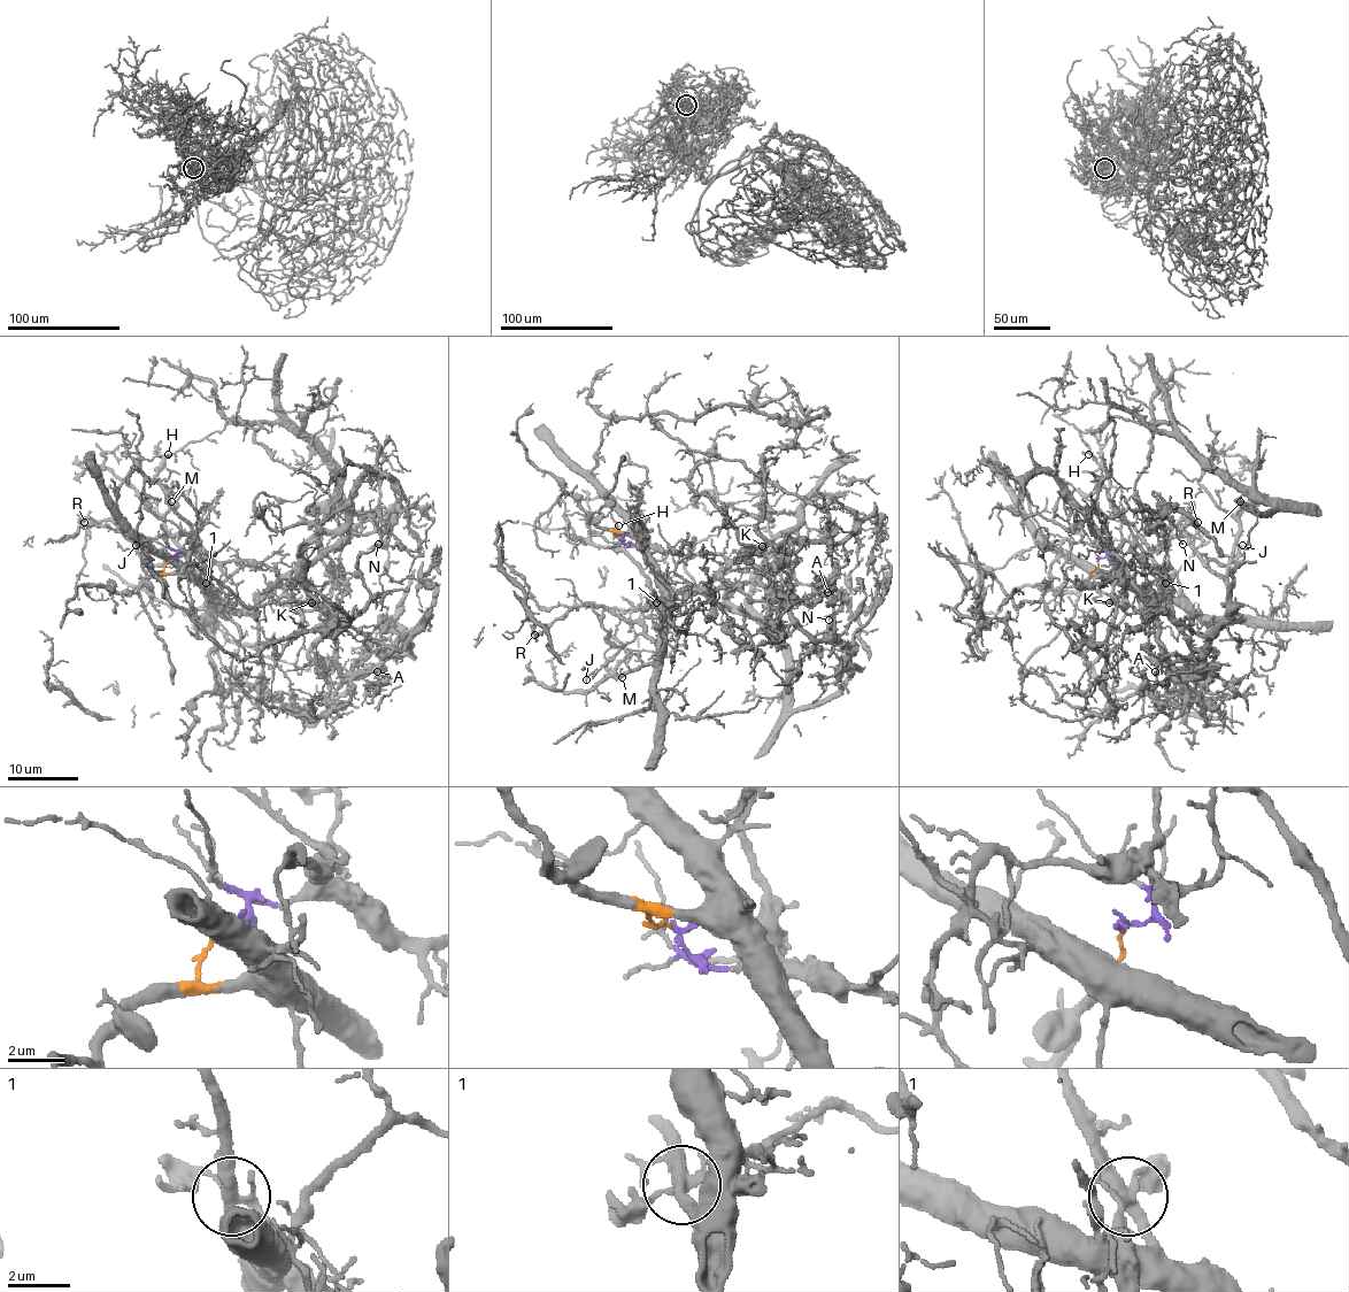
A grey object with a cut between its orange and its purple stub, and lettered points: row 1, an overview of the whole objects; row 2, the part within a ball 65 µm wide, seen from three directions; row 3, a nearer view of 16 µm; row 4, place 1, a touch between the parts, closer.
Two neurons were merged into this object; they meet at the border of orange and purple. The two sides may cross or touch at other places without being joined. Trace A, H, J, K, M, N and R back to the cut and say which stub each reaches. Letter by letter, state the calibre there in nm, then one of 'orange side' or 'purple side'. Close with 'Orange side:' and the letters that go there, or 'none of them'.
A: calibre 110 nm; purple side
H: calibre 120 nm; orange side
J: calibre 160 nm; orange side
K: calibre 110 nm; purple side
M: calibre 110 nm; orange side
N: calibre 100 nm; purple side
R: calibre 110 nm; orange side
Orange side: H, J, M, R

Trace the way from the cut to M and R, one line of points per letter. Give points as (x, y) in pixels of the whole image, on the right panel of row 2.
M: (1099, 560), (1096, 575), (1157, 595), (1184, 598), (1203, 615), (1226, 617), (1228, 563), (1240, 501)
R: (1099, 560), (1096, 575), (1226, 617), (1230, 586), (1187, 537), (1169, 540), (1180, 521), (1197, 523)

